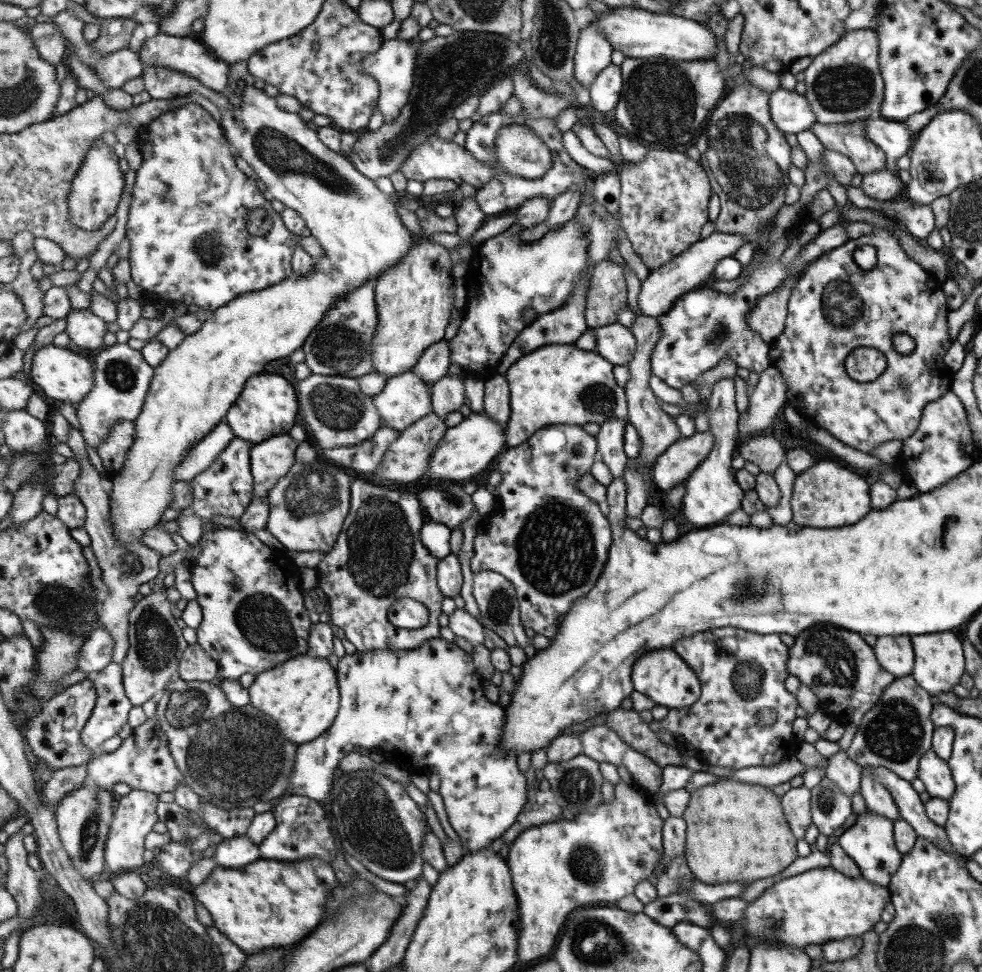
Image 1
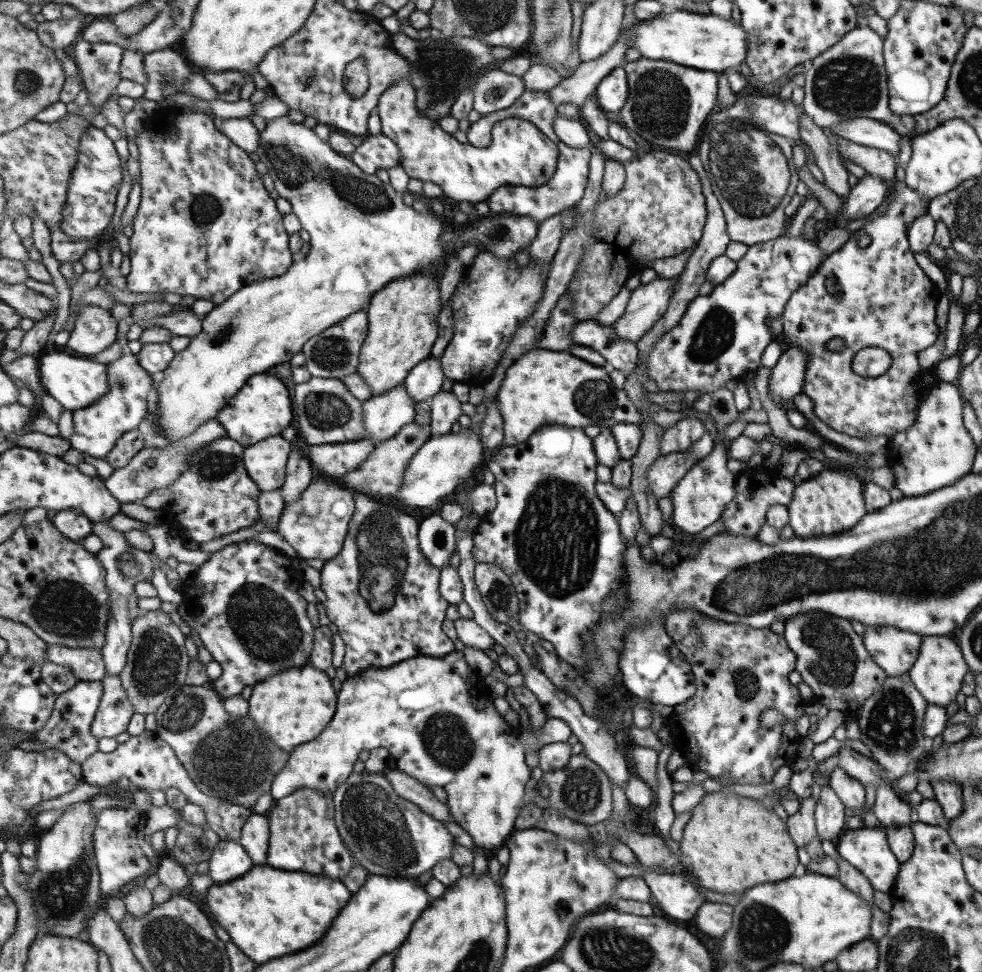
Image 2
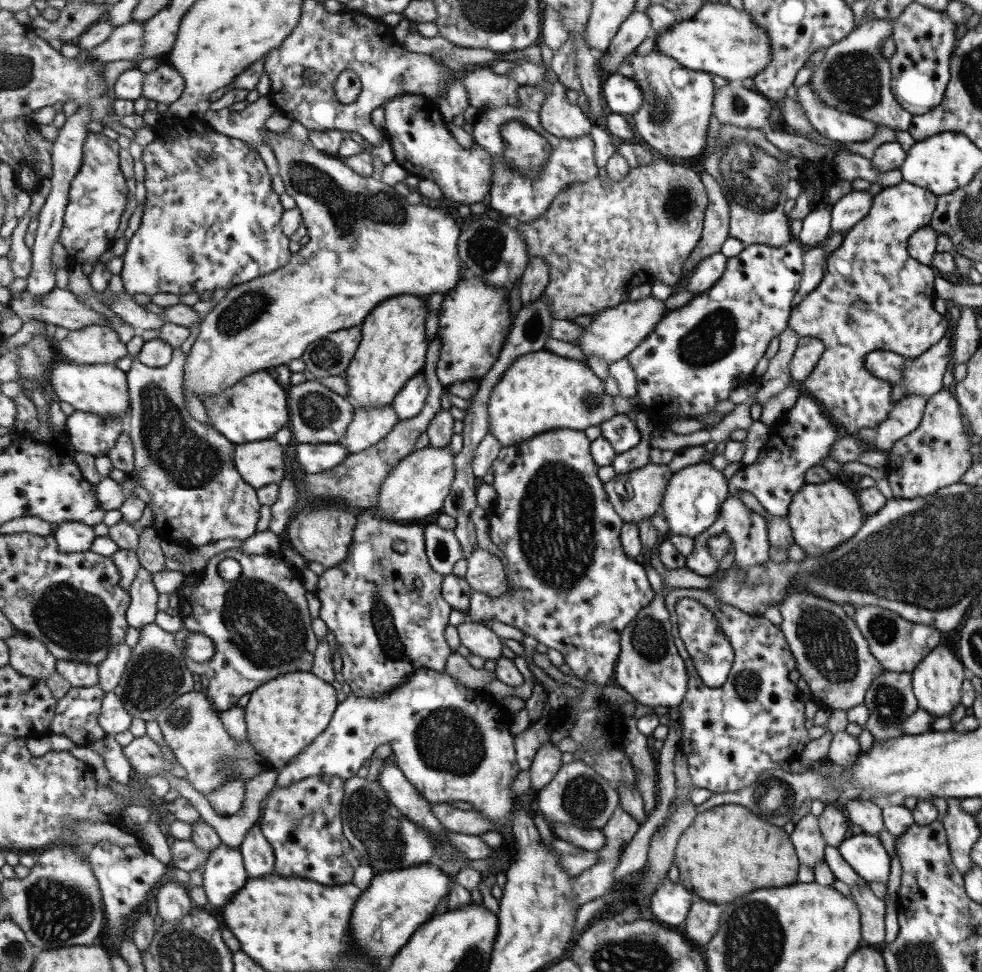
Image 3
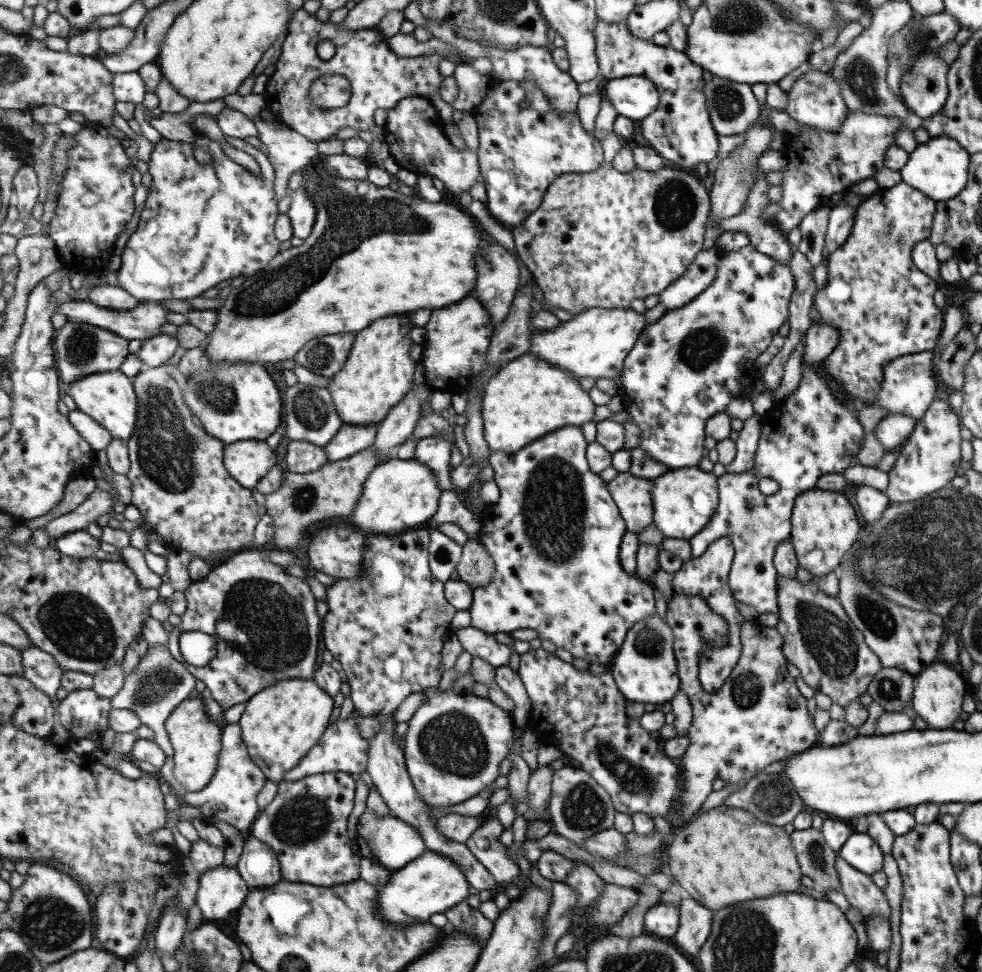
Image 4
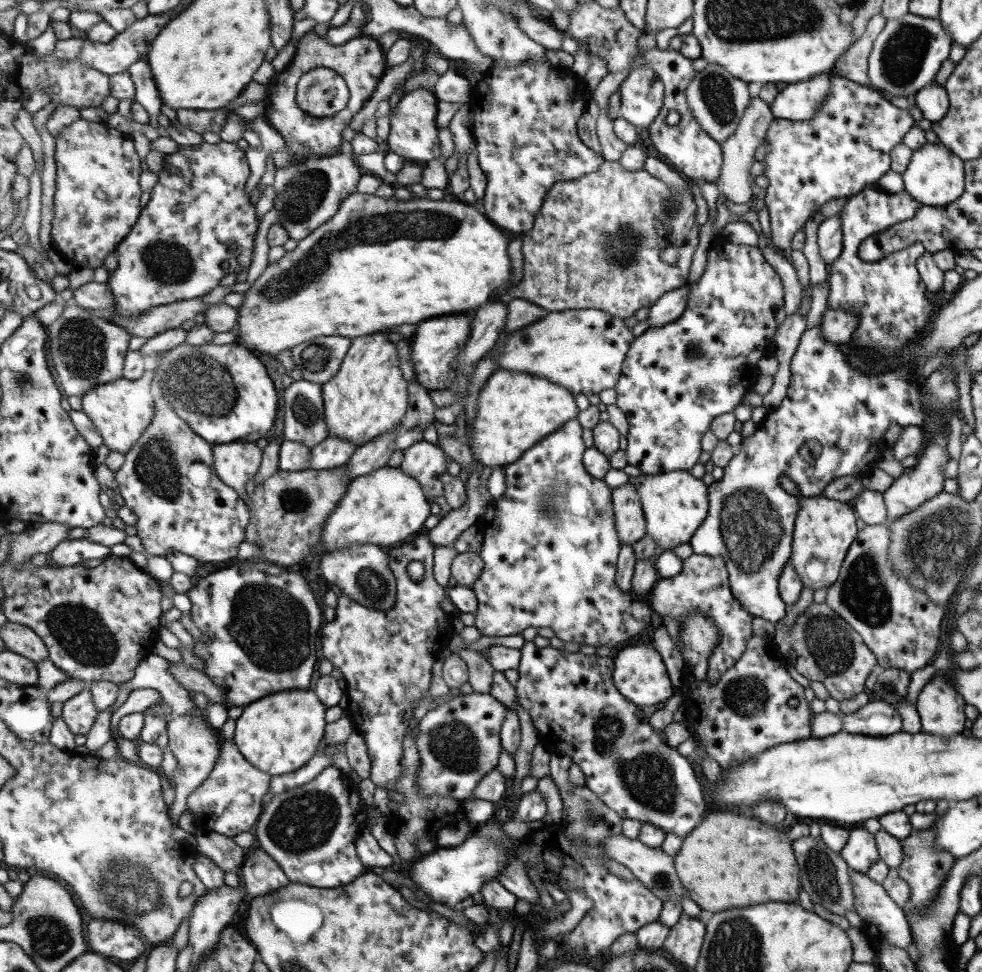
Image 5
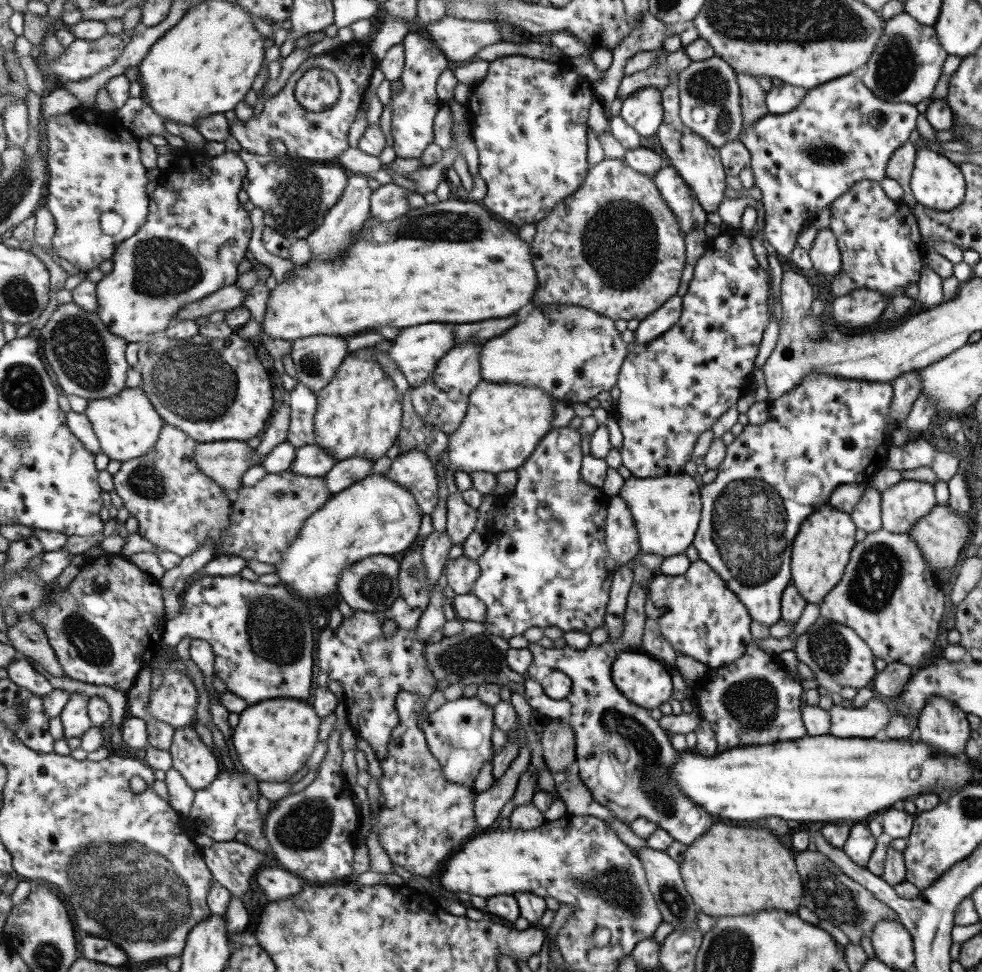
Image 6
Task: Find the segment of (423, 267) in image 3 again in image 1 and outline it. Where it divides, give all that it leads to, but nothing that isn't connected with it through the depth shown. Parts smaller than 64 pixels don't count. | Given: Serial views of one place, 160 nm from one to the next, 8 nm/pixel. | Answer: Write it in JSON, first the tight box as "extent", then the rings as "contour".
{"extent":[110,81,419,544],"contour":[[[248,81],[240,105],[222,108],[220,120],[237,155],[250,165],[274,199],[300,212],[325,254],[309,275],[293,275],[273,287],[239,296],[229,305],[218,308],[201,330],[187,335],[181,345],[171,351],[165,362],[154,371],[141,414],[134,420],[138,439],[123,468],[111,474],[113,486],[110,505],[114,536],[126,544],[142,542],[146,530],[163,522],[163,514],[173,502],[176,466],[226,419],[250,378],[263,373],[265,366],[272,360],[289,357],[295,350],[303,350],[306,340],[325,320],[327,312],[339,304],[339,300],[355,292],[355,289],[363,288],[369,279],[377,280],[379,275],[401,263],[419,239],[407,229],[397,214],[395,201],[399,200],[399,194],[383,194],[375,181],[359,172],[347,155],[329,148],[318,131],[309,128],[299,113],[280,107],[277,97],[267,96],[265,90],[255,88]]]}

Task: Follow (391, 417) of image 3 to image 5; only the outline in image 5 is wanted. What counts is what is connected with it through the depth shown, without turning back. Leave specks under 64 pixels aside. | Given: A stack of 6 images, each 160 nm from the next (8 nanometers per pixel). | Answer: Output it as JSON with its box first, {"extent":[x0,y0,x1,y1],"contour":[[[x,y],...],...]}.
{"extent":[309,436,358,470],"contour":[[[337,436],[327,437],[312,448],[312,463],[309,469],[329,470],[347,465],[358,449],[354,442]]]}

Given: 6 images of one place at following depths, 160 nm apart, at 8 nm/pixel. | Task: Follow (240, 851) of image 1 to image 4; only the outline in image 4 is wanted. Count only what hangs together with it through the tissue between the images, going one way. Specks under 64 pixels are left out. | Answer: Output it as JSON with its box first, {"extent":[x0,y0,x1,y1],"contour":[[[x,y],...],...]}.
{"extent":[196,862,252,921],"contour":[[[224,862],[201,875],[196,905],[205,921],[221,920],[241,909],[252,889],[237,867],[227,866]]]}

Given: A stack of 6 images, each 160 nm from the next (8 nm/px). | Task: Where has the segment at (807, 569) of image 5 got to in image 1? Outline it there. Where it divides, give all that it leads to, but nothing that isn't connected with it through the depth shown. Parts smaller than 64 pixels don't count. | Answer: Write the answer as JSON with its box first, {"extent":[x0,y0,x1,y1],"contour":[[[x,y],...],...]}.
{"extent":[791,461,869,528],"contour":[[[817,461],[795,478],[791,496],[795,524],[813,528],[837,528],[843,524],[855,524],[869,512],[869,486],[863,478],[839,466],[831,461]]]}

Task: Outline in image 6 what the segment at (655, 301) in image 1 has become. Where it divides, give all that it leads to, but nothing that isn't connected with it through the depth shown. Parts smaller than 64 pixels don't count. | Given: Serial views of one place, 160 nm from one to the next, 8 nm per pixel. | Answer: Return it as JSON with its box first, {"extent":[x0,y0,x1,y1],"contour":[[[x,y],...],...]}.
{"extent":[479,304,629,402],"contour":[[[563,304],[541,306],[533,310],[531,316],[517,324],[517,328],[511,328],[503,336],[487,342],[479,362],[486,381],[541,387],[556,400],[573,396],[573,402],[589,402],[591,398],[597,398],[602,392],[618,386],[619,375],[629,355],[629,344],[625,343],[621,332],[615,328],[615,320],[590,308]]]}

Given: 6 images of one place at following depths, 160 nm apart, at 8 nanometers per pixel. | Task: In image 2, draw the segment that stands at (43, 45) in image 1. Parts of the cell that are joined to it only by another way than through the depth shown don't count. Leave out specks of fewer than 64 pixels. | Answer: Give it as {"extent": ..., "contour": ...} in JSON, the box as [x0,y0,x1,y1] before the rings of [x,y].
{"extent":[35,12,85,52],"contour":[[[79,12],[72,19],[61,17],[54,21],[44,20],[36,25],[35,29],[41,36],[43,44],[55,50],[62,48],[69,52],[85,29],[83,20],[85,14]]]}

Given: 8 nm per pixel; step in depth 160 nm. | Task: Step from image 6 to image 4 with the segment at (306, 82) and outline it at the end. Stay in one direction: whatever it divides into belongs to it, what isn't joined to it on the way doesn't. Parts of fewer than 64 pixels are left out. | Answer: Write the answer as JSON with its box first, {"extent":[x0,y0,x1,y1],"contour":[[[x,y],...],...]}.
{"extent":[309,74,352,109],"contour":[[[324,74],[313,85],[309,96],[318,108],[334,109],[347,106],[352,97],[351,80],[342,74]]]}

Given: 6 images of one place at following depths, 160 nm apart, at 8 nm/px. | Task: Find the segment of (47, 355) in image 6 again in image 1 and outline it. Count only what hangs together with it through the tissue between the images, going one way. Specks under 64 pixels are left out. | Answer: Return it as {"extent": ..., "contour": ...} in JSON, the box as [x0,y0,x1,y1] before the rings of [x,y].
{"extent":[66,308,107,350],"contour":[[[90,308],[73,309],[67,317],[66,334],[76,348],[97,350],[105,345],[107,322]]]}

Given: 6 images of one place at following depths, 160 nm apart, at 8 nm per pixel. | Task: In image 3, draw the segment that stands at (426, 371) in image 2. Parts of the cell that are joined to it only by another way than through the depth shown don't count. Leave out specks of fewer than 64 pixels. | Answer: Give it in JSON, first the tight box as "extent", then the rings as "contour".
{"extent":[392,371,430,422],"contour":[[[423,371],[415,375],[395,397],[392,405],[397,411],[399,422],[415,418],[423,410],[429,395],[430,386]]]}

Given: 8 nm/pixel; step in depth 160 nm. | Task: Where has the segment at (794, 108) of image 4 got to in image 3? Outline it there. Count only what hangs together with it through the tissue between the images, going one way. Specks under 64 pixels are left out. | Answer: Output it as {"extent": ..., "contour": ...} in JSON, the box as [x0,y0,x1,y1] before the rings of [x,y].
{"extent":[796,82,878,142],"contour":[[[809,82],[797,87],[796,96],[811,126],[829,140],[863,142],[876,133],[878,125],[874,122],[826,106],[816,98],[817,95],[813,95]]]}

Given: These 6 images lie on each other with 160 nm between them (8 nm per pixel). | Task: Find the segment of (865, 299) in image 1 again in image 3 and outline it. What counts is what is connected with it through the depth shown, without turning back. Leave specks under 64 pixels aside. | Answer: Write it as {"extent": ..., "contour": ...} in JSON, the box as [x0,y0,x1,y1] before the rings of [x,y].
{"extent":[787,180,949,435],"contour":[[[903,180],[899,184],[882,187],[882,189],[872,197],[871,206],[869,207],[867,214],[843,235],[839,246],[831,251],[828,257],[825,258],[825,272],[823,272],[819,285],[811,290],[811,293],[805,296],[799,304],[791,307],[787,327],[789,327],[789,329],[791,329],[791,331],[793,331],[793,333],[799,338],[813,337],[820,340],[824,347],[824,352],[821,354],[819,361],[802,382],[803,386],[806,388],[803,392],[806,392],[806,394],[820,402],[826,415],[830,417],[835,426],[840,428],[845,435],[855,435],[862,428],[875,429],[879,423],[884,422],[885,419],[887,419],[889,411],[894,407],[895,402],[891,400],[891,384],[875,378],[875,376],[865,370],[864,358],[866,354],[875,350],[884,350],[893,351],[903,359],[917,359],[917,357],[919,357],[924,351],[927,351],[932,344],[935,344],[941,337],[945,336],[945,332],[949,328],[947,317],[935,312],[932,304],[936,298],[933,288],[934,278],[937,276],[937,272],[931,265],[921,264],[919,261],[911,258],[906,249],[908,236],[911,236],[913,232],[919,230],[922,226],[930,224],[930,218],[935,205],[936,196],[934,194],[931,194],[931,192],[924,188],[909,184]]]}

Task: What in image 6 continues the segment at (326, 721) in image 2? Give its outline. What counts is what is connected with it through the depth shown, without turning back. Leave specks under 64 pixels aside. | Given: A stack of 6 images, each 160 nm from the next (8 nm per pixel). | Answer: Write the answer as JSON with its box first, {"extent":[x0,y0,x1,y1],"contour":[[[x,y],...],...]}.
{"extent":[233,699,321,782],"contour":[[[271,699],[249,705],[239,714],[239,723],[233,730],[233,745],[240,763],[259,782],[288,782],[315,752],[321,718],[311,700]]]}

